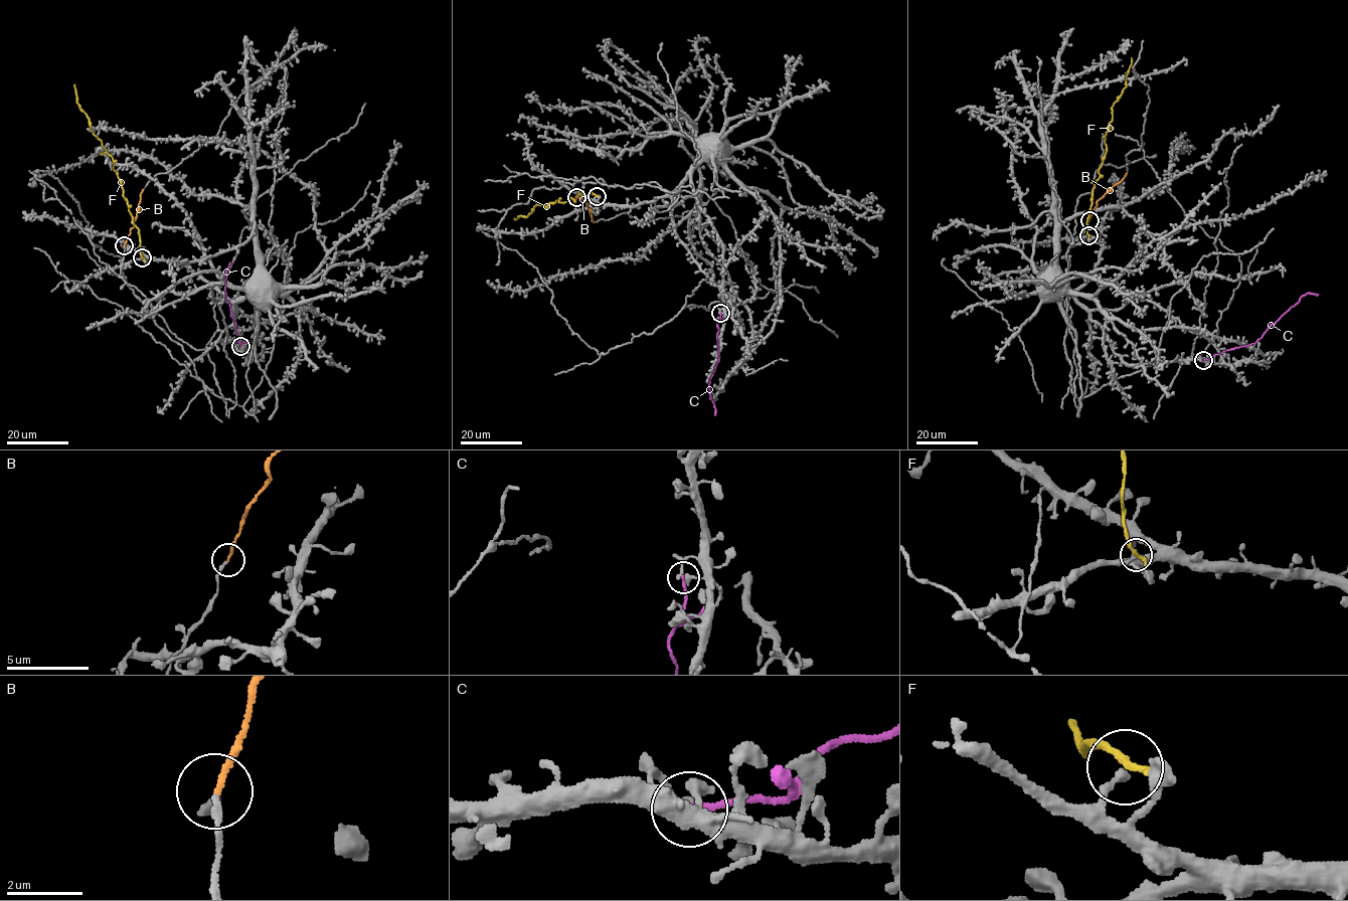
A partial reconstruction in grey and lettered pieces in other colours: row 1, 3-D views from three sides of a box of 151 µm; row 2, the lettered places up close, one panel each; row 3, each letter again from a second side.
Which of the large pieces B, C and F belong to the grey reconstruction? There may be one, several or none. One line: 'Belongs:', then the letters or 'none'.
Belongs: B

